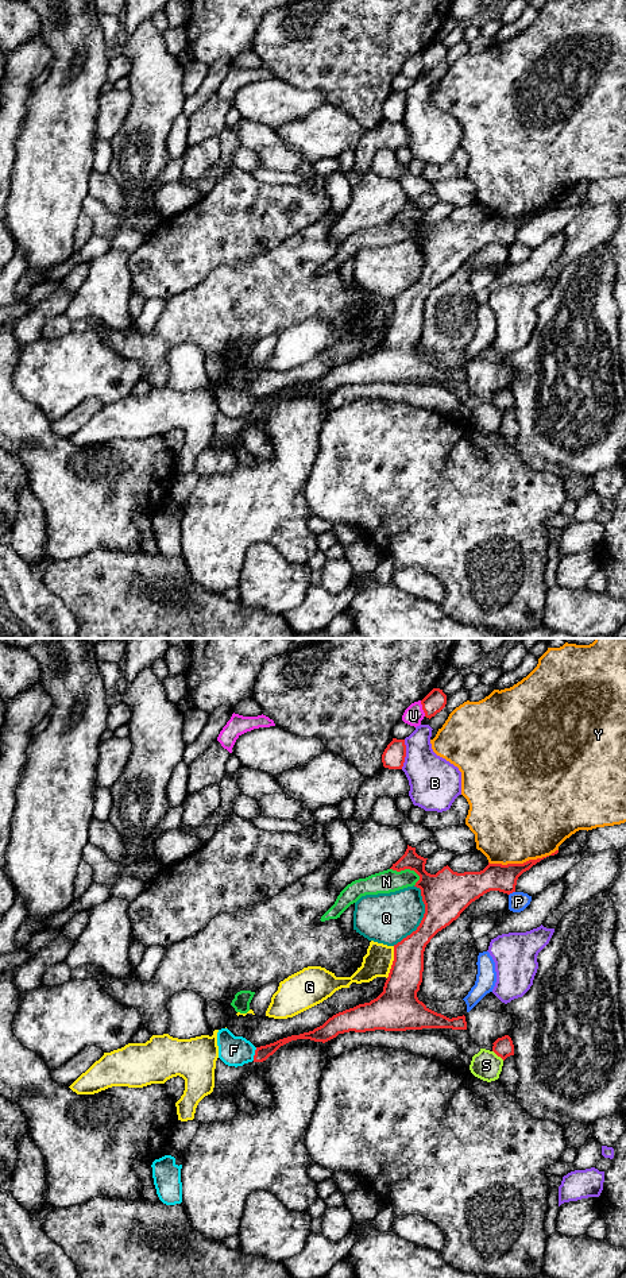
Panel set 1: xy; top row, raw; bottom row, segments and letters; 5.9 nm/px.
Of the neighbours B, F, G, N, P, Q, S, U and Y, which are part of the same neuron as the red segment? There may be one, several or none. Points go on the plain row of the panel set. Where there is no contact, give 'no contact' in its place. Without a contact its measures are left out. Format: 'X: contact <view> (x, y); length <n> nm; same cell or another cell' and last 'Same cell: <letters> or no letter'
B: contact xy (405, 107); length 180 nm; another cell
F: contact xy (255, 406); length 80 nm; another cell
G: contact xy (393, 315); length 200 nm; another cell
N: contact xy (406, 220); length 200 nm; another cell
P: contact xy (511, 244); length 50 nm; another cell
Q: contact xy (422, 271); length 380 nm; another cell
S: contact xy (498, 408); length 90 nm; another cell
U: contact xy (422, 61); length 100 nm; another cell
Y: contact xy (524, 215); length 420 nm; another cell
Same cell: no letter

